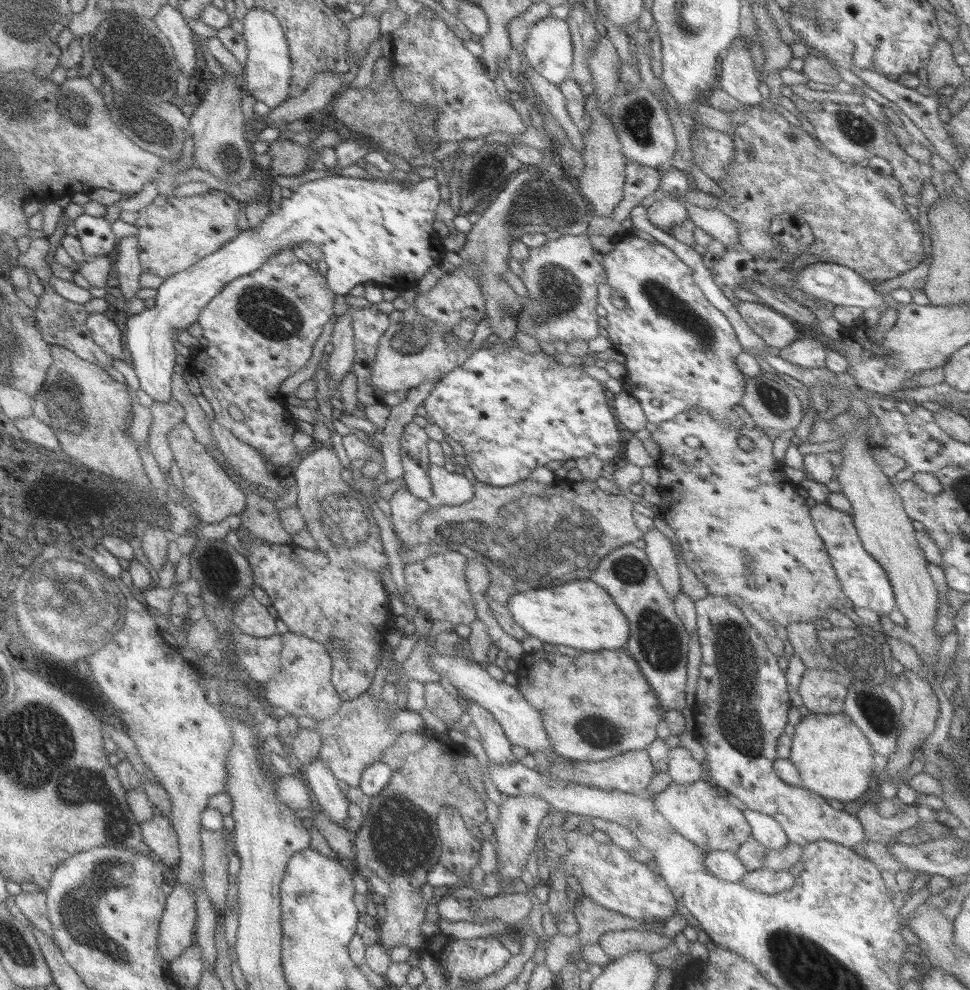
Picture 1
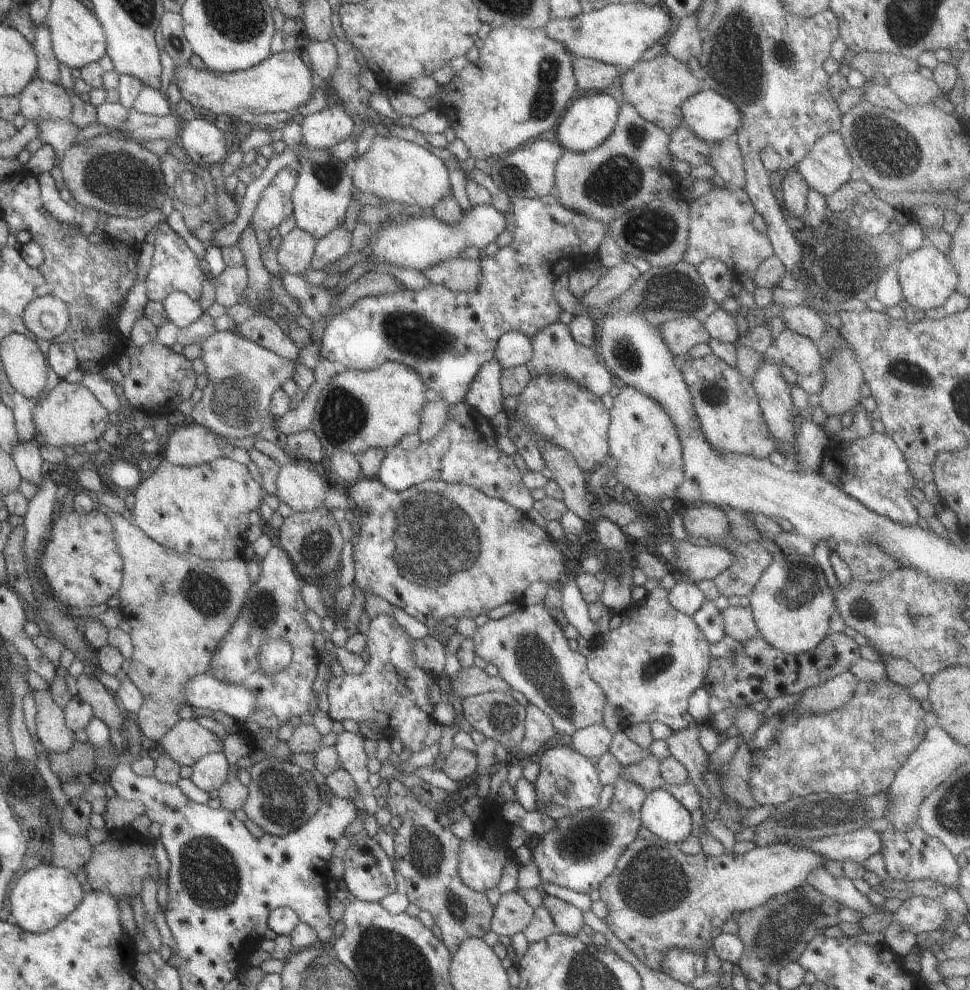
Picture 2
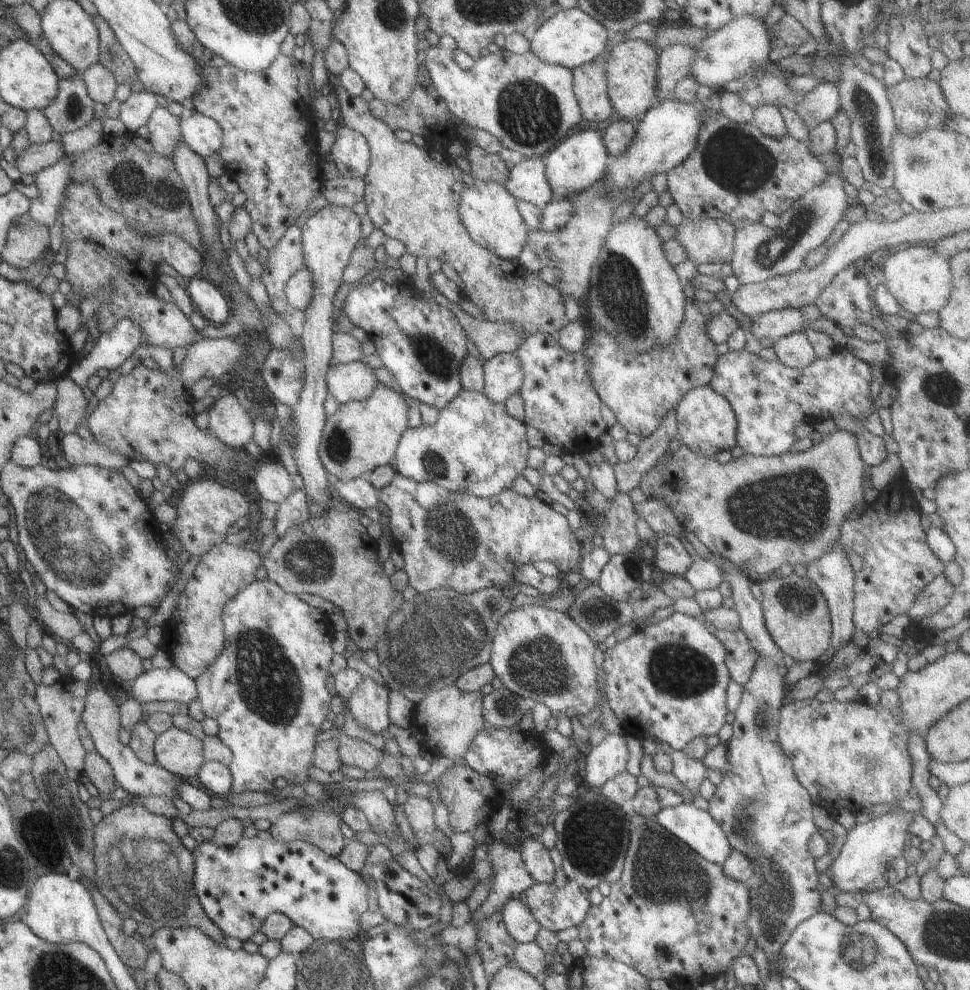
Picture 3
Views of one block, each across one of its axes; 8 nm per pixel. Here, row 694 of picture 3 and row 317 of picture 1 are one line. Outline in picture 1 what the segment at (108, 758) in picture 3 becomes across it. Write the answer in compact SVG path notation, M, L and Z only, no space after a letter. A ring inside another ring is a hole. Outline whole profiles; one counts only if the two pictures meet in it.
M89 313L85 325L91 340L105 352L106 355L121 358L121 332L103 313Z

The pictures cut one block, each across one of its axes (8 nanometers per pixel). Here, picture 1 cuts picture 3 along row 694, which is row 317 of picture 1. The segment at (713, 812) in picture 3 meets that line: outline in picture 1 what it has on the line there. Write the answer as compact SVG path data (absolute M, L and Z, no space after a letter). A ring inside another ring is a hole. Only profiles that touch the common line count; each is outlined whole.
M739 301L736 310L766 347L781 350L797 339L798 325L766 305Z

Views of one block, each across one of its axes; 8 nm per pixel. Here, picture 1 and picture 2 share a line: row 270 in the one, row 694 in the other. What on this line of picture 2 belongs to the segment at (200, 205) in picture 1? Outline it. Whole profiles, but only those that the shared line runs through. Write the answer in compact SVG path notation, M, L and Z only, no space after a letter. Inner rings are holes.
M109 513L107 520L111 522L111 538L117 554L121 556L121 583L114 594L119 598L118 608L122 619L131 627L128 636L133 651L129 656L126 678L139 690L143 700L133 717L143 740L147 743L157 742L180 719L177 716L178 708L189 706L194 709L181 696L183 684L193 676L207 673L209 660L219 640L237 620L251 582L243 559L201 560L197 556L179 554L147 539L139 528L132 526L118 513Z

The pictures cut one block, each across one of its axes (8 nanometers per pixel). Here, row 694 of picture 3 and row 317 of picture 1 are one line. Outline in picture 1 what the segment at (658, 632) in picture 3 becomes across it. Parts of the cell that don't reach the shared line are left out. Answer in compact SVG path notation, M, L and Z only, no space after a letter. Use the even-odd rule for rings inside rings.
M635 235L626 236L613 239L612 249L607 251L607 253L602 254L602 264L603 272L605 274L605 283L600 283L597 286L597 304L601 308L605 309L605 320L607 320L607 328L605 329L605 334L609 340L610 346L614 349L617 348L617 352L623 355L624 362L623 366L625 367L625 375L621 378L621 383L623 390L627 392L631 397L635 398L635 401L640 405L641 411L645 416L647 422L657 425L660 422L665 422L668 419L675 417L675 415L680 414L681 412L687 409L693 409L699 407L703 411L707 411L711 415L711 419L715 419L715 422L718 422L719 426L723 428L728 428L729 430L738 430L742 426L742 422L731 412L731 408L740 405L741 398L744 391L744 374L741 374L737 367L735 366L735 357L741 348L737 343L735 334L727 322L725 316L716 310L714 307L709 305L709 302L703 297L699 288L693 283L691 279L691 271L689 268L677 259L677 256L673 254L673 251L659 242L648 242ZM617 292L619 298L623 300L623 308L617 308L611 304L611 294Z

